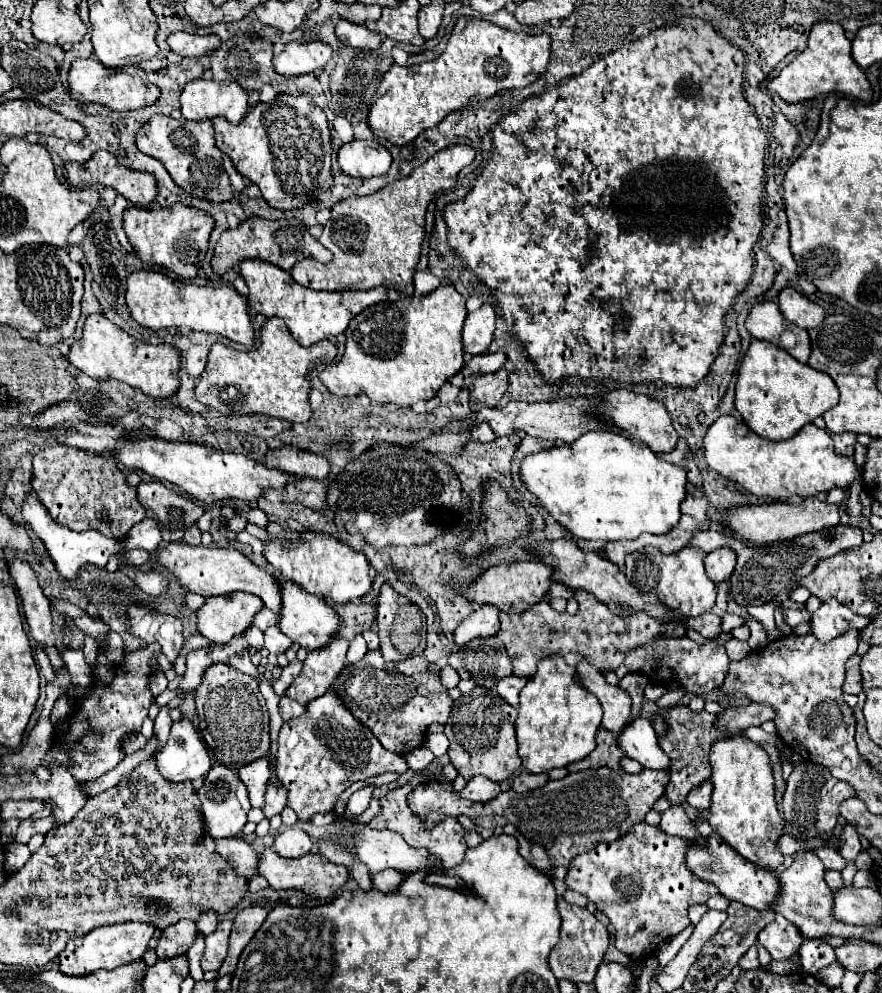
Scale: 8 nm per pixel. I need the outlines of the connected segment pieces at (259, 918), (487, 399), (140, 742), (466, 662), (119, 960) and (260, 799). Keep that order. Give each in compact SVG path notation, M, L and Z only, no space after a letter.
M250 906L250 908L238 910L238 914L234 918L234 926L232 926L232 938L230 938L228 956L226 956L224 964L222 964L222 968L218 970L220 976L232 974L236 970L236 962L238 962L238 956L240 956L242 948L258 932L258 928L266 920L266 916L268 916L268 910L264 906Z
M482 374L476 378L470 390L470 408L478 412L482 407L496 407L508 388L508 380L498 378L496 374Z
M138 732L138 734L128 734L128 736L124 736L122 738L122 752L124 754L132 754L132 752L136 752L138 748L144 748L146 746L146 738Z
M476 638L468 642L464 650L450 654L450 666L464 680L472 680L476 686L494 688L502 678L512 674L512 664L506 658L506 648L498 638Z
M142 922L102 926L98 930L92 930L90 934L84 934L82 938L70 940L58 958L58 968L62 974L68 974L68 976L86 976L100 968L114 970L116 966L140 960L144 956L144 952L148 950L148 942L150 942L152 934L154 934L154 928L144 926Z
M260 758L258 762L252 762L250 766L244 766L238 772L240 780L246 784L252 808L262 808L264 806L264 794L266 786L270 780L270 770L268 770L268 758Z

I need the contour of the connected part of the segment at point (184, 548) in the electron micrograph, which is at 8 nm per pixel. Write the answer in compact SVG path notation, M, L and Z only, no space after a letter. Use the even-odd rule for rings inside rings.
M168 544L168 548L162 548L156 552L154 562L164 566L174 578L180 580L182 586L186 586L190 592L196 592L204 598L210 596L226 596L232 592L250 592L262 598L262 602L272 610L280 612L282 608L282 596L280 596L280 580L266 572L264 568L256 566L252 560L248 560L242 552L236 548L218 548L218 546L188 546L188 544Z

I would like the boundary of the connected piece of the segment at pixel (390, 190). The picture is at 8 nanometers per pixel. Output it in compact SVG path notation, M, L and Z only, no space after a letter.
M458 144L440 150L426 164L418 166L410 176L390 182L386 188L370 196L350 196L332 206L332 216L324 224L320 244L328 248L334 258L326 266L314 260L296 262L290 270L292 278L312 290L370 290L374 286L392 286L398 292L412 296L412 276L420 260L420 246L424 240L424 214L438 190L452 190L462 168L472 164L476 152Z

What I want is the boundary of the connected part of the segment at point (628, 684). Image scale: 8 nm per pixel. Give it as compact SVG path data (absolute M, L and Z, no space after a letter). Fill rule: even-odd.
M626 674L620 682L618 682L618 686L622 688L622 690L626 690L628 694L630 694L630 698L632 698L632 716L634 718L638 718L640 716L640 710L642 710L642 698L644 698L644 688L648 686L648 678L646 676L642 676L642 674Z

